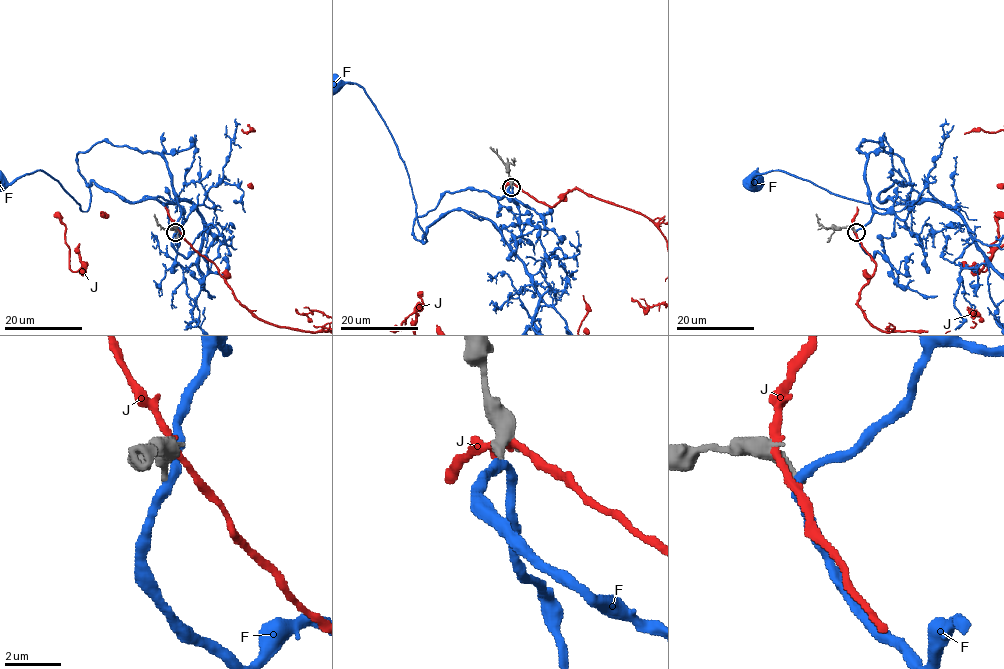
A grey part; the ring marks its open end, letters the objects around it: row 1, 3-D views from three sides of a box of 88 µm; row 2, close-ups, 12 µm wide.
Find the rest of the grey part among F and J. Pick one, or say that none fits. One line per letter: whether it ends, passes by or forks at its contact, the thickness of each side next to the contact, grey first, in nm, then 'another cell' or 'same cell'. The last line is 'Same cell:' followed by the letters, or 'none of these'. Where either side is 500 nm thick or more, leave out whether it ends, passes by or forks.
F: it passes by; 360 nm thick on the grey side, 320 nm on the other; another cell
J: 500 nm thick on the grey side, 260 nm on the other; another cell
Same cell: none of these

